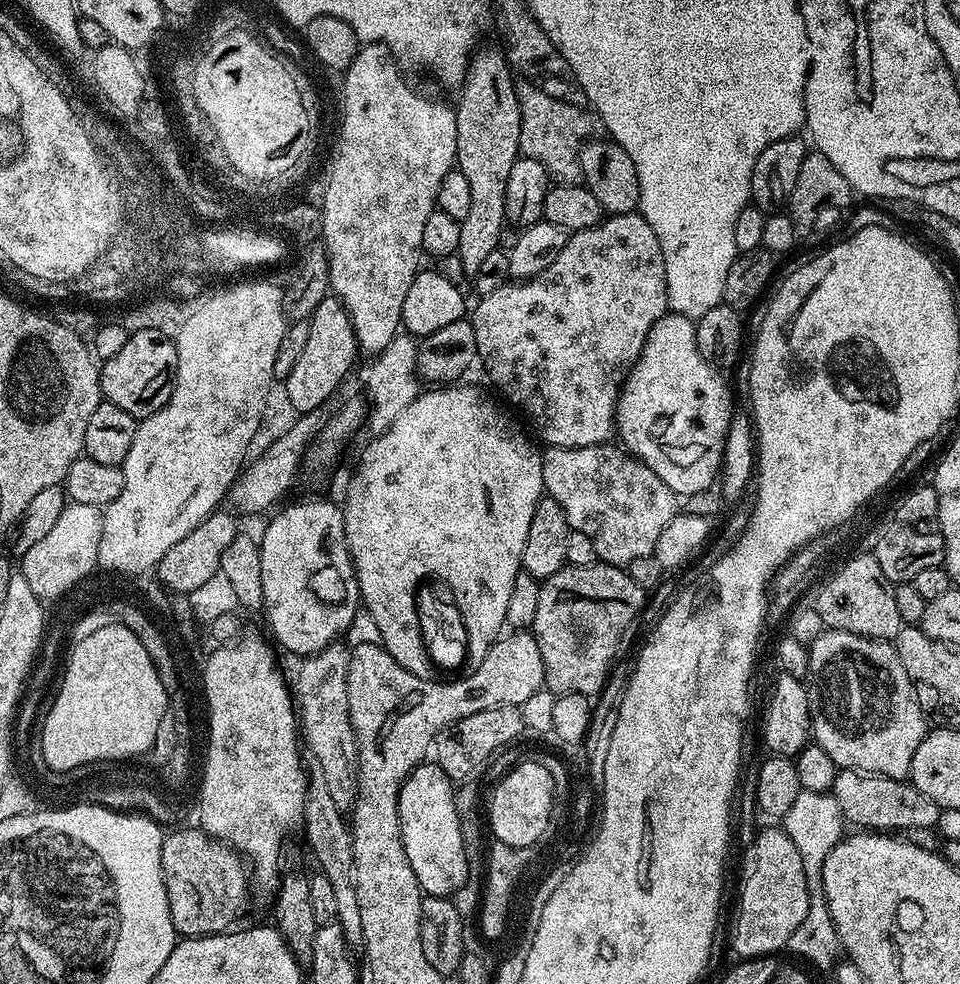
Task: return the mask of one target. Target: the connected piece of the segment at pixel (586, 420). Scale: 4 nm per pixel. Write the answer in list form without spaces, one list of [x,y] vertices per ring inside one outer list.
[[[639,211],[617,212],[586,230],[571,233],[566,246],[562,246],[562,254],[558,254],[558,258],[554,258],[554,262],[550,262],[550,266],[546,266],[546,270],[542,270],[537,276],[530,280],[506,283],[475,302],[476,309],[473,312],[471,309],[470,319],[479,363],[484,363],[489,378],[504,391],[505,398],[510,403],[517,404],[532,419],[533,426],[544,435],[543,443],[553,448],[581,448],[609,443],[616,432],[616,404],[620,400],[620,390],[628,378],[629,369],[642,354],[654,322],[658,322],[658,318],[669,311],[666,266],[662,258],[662,246],[658,246],[658,234],[650,230],[650,222],[646,222]]]

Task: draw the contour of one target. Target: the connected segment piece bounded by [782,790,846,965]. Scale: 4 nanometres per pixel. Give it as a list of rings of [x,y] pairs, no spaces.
[[[803,790],[794,798],[794,806],[786,810],[782,818],[784,833],[794,842],[798,855],[802,858],[802,870],[806,874],[808,883],[808,909],[806,918],[802,918],[802,926],[794,930],[794,934],[788,940],[787,951],[797,952],[816,964],[831,965],[837,959],[836,952],[841,951],[840,939],[836,933],[834,922],[830,918],[828,903],[824,897],[824,883],[822,882],[822,870],[830,850],[840,843],[846,835],[846,821],[838,802],[831,792],[805,792]]]

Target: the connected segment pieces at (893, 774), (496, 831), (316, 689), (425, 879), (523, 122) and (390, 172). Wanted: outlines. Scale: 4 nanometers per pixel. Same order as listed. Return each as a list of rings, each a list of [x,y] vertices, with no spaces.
[[[830,628],[820,635],[817,640],[807,645],[808,649],[808,674],[810,681],[810,703],[812,705],[812,734],[811,739],[834,758],[837,769],[856,768],[860,772],[874,772],[878,776],[889,776],[892,780],[904,780],[911,773],[914,762],[914,750],[923,742],[926,735],[926,717],[916,700],[916,689],[912,686],[912,680],[906,674],[906,666],[902,666],[902,658],[898,658],[895,643],[887,640],[871,640],[858,634],[850,634],[846,630]]]
[[[528,760],[517,766],[513,772],[504,776],[504,781],[492,792],[492,801],[486,808],[486,820],[492,823],[492,832],[497,841],[512,847],[524,847],[531,842],[532,836],[540,836],[540,828],[545,828],[548,816],[548,773],[547,763],[539,764]]]
[[[333,642],[313,656],[303,657],[299,661],[300,669],[296,672],[296,688],[294,684],[294,700],[298,705],[298,724],[302,729],[302,740],[312,751],[315,767],[322,770],[326,778],[326,786],[330,786],[330,794],[334,802],[348,806],[358,795],[358,749],[356,747],[356,731],[350,722],[350,706],[346,694],[346,674],[348,673],[348,658],[350,649],[347,643]]]
[[[425,762],[404,779],[398,798],[398,814],[400,815],[400,837],[406,850],[406,858],[410,862],[410,870],[414,870],[414,878],[420,883],[421,893],[430,896],[451,897],[470,877],[464,853],[462,830],[459,829],[459,818],[455,812],[454,782],[435,762]]]
[[[527,82],[517,83],[516,97],[520,103],[521,153],[527,159],[539,162],[553,181],[577,183],[581,179],[580,148],[593,135],[593,117],[588,117],[581,105],[550,98],[550,94],[542,94],[538,86]]]
[[[365,43],[357,52],[354,62],[345,70],[342,101],[344,117],[341,122],[341,136],[337,146],[338,154],[334,157],[332,167],[332,188],[326,190],[326,243],[328,248],[332,248],[332,258],[329,260],[329,283],[335,295],[340,297],[344,303],[344,309],[348,311],[350,322],[354,326],[356,335],[356,347],[361,353],[365,352],[365,357],[377,356],[401,331],[402,325],[402,302],[406,302],[406,290],[410,290],[410,282],[414,282],[417,272],[421,271],[420,256],[422,257],[422,229],[426,218],[436,208],[436,195],[442,186],[442,178],[446,178],[448,172],[453,171],[456,163],[456,113],[453,105],[443,104],[440,100],[435,100],[432,96],[423,96],[416,88],[411,88],[404,81],[404,76],[400,73],[401,65],[389,50],[387,44]]]

